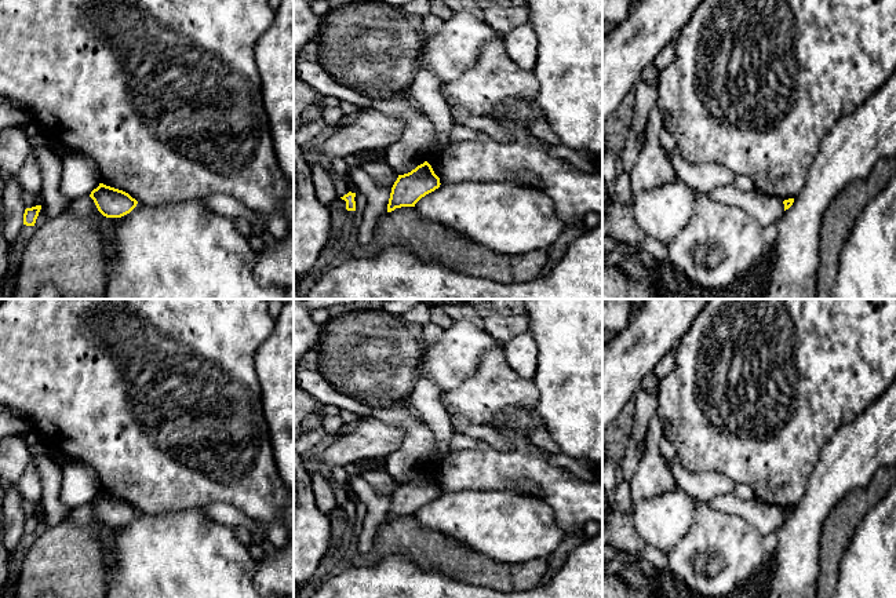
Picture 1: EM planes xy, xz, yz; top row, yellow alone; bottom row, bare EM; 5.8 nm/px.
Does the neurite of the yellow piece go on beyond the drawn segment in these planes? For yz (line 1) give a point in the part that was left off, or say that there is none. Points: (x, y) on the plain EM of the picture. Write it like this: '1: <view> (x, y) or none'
1: none

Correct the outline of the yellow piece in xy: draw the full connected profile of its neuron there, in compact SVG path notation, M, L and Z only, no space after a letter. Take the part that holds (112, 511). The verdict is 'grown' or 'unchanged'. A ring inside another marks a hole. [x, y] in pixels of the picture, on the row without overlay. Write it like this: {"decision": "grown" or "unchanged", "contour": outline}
{"decision": "unchanged", "contour": "M99 492L90 503L98 519L106 526L121 526L130 522L138 513L128 502Z"}

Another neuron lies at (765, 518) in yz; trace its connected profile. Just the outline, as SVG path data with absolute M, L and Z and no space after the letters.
M733 493L707 502L714 510L740 515L749 521L762 536L776 532L784 522L783 508L769 506L758 499L744 502Z

